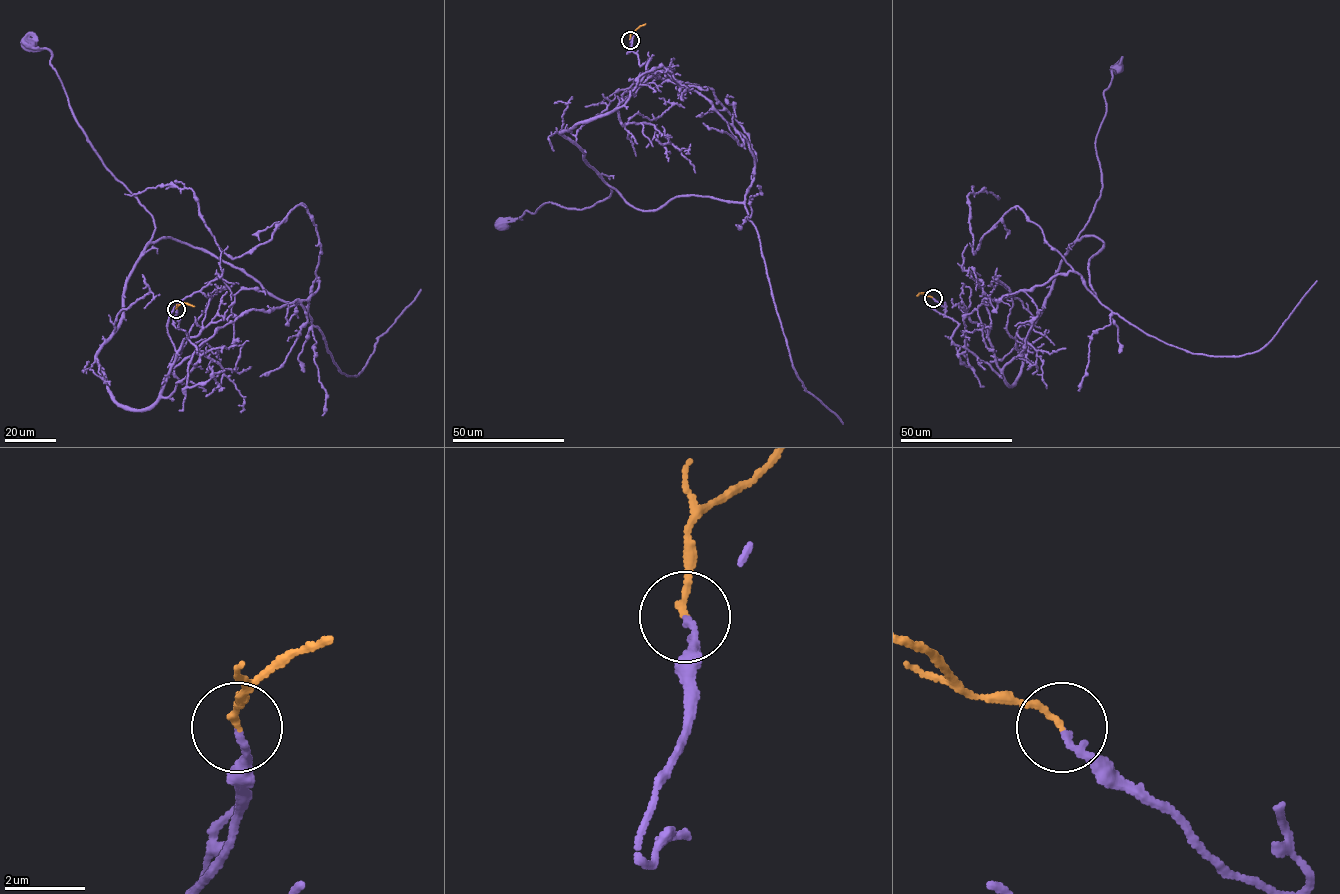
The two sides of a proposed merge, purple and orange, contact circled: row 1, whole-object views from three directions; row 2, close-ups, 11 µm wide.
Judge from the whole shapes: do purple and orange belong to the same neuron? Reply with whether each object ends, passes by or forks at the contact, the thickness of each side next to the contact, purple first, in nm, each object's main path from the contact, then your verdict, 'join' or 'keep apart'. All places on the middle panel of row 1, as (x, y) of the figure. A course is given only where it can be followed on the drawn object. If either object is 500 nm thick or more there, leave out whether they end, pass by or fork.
purple ends; orange ends; calibres 160 and 150 nm; course purple (630, 39), (627, 52), (650, 60), (629, 98), (561, 133), (610, 196), (581, 209), (545, 203), (502, 225); course orange (630, 39), (630, 34), (645, 24); join

